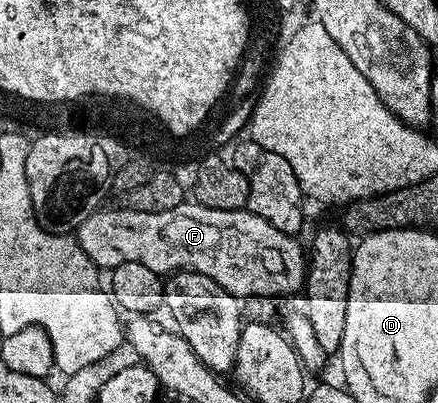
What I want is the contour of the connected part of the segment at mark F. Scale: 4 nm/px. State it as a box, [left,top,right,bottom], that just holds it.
[75,203,307,299]

